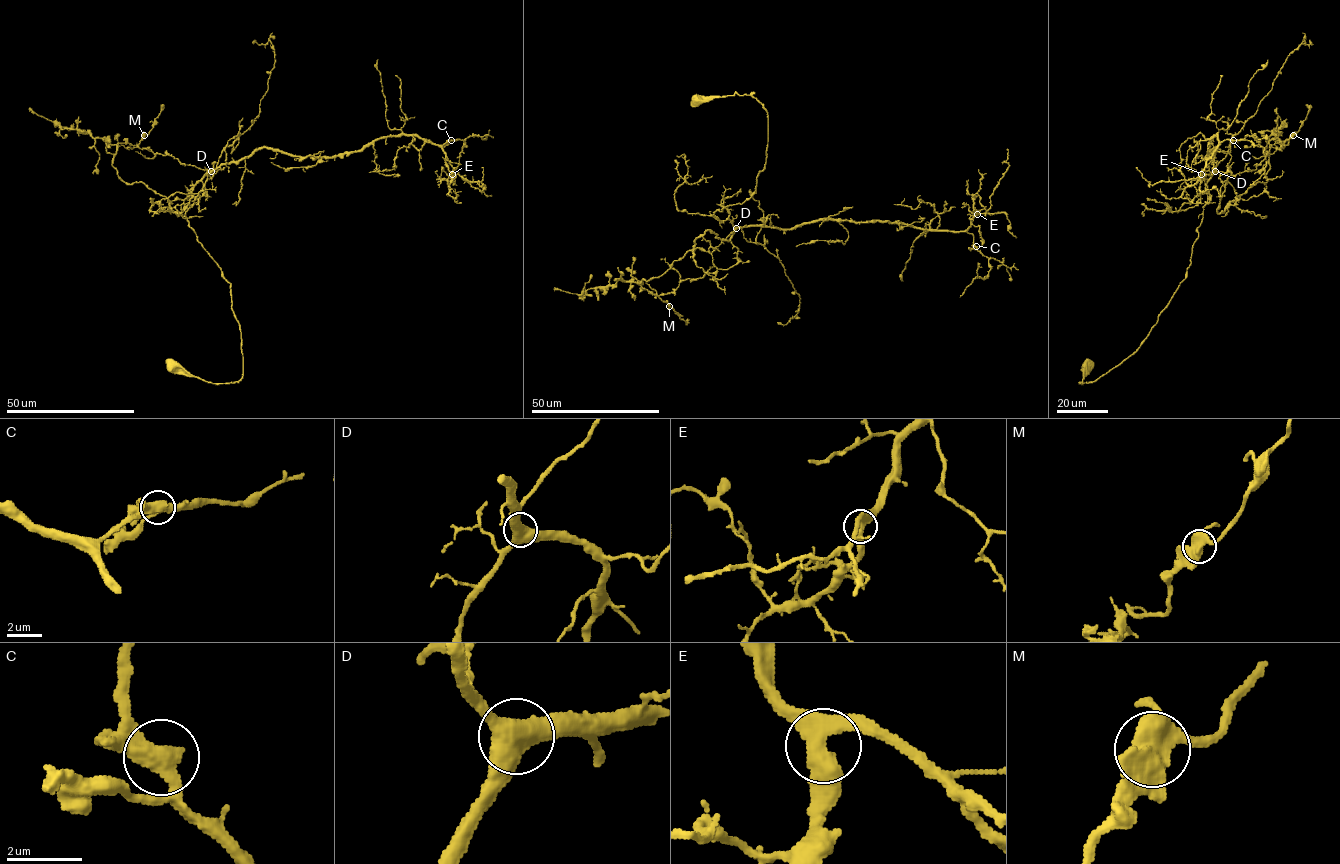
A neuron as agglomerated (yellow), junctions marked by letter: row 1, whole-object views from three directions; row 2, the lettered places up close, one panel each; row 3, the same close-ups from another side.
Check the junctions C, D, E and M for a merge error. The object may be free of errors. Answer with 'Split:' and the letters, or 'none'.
Split: none

